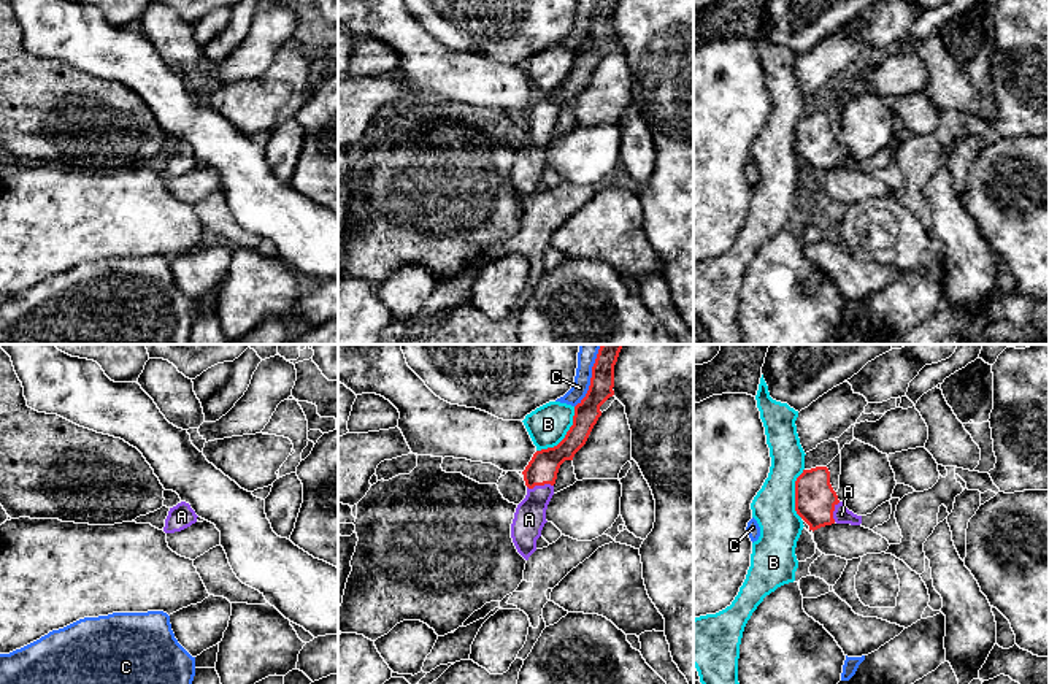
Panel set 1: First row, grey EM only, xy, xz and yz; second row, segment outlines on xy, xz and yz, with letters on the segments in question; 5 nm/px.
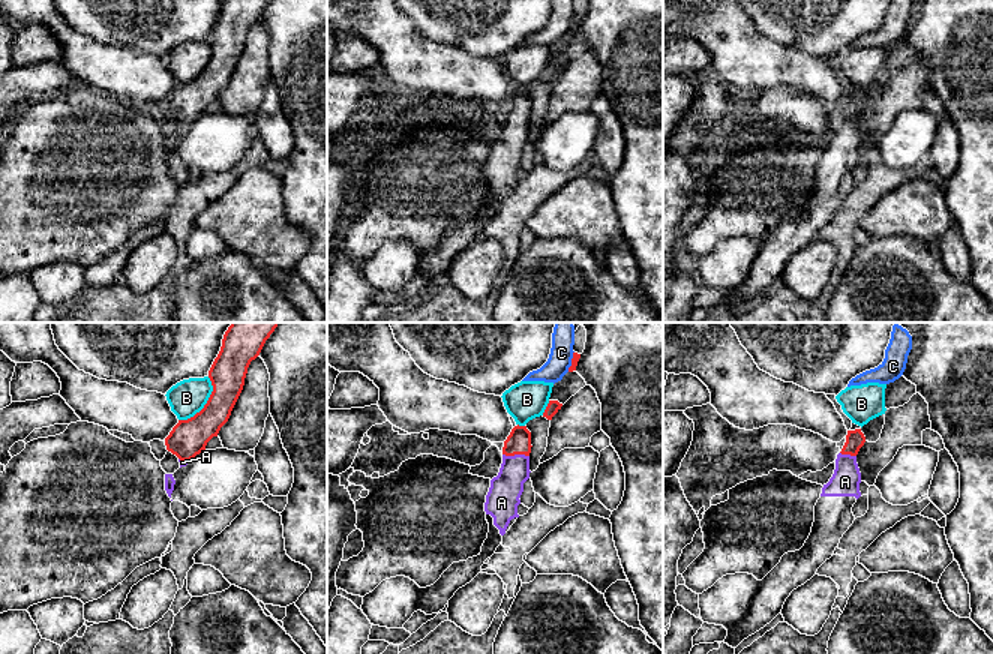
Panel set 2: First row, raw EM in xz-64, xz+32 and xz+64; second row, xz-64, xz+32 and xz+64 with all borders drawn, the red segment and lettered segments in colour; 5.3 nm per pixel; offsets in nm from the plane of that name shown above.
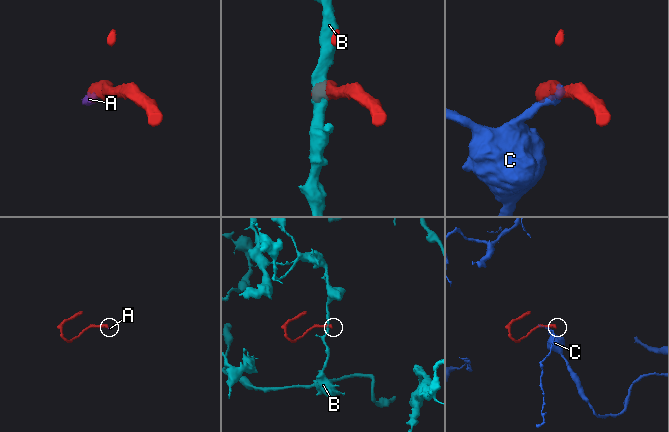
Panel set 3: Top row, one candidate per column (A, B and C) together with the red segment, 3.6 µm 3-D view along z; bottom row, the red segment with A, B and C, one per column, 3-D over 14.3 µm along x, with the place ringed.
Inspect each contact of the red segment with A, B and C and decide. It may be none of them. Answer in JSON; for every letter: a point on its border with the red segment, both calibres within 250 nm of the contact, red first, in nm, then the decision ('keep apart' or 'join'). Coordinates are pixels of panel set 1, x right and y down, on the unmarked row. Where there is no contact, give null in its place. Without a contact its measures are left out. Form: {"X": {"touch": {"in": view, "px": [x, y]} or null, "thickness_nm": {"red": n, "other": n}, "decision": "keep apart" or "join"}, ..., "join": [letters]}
{"A": {"touch": {"in": "xz", "px": [540, 129]}, "thickness_nm": {"red": 150, "other": 160}, "decision": "join"}, "B": {"touch": {"in": "xz", "px": [565, 80]}, "thickness_nm": {"red": 150, "other": 200}, "decision": "keep apart"}, "C": {"touch": {"in": "xz", "px": [591, 26]}, "thickness_nm": {"red": 130, "other": 90}, "decision": "keep apart"}, "join": ["A"]}

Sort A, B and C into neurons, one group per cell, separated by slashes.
A / B / C

